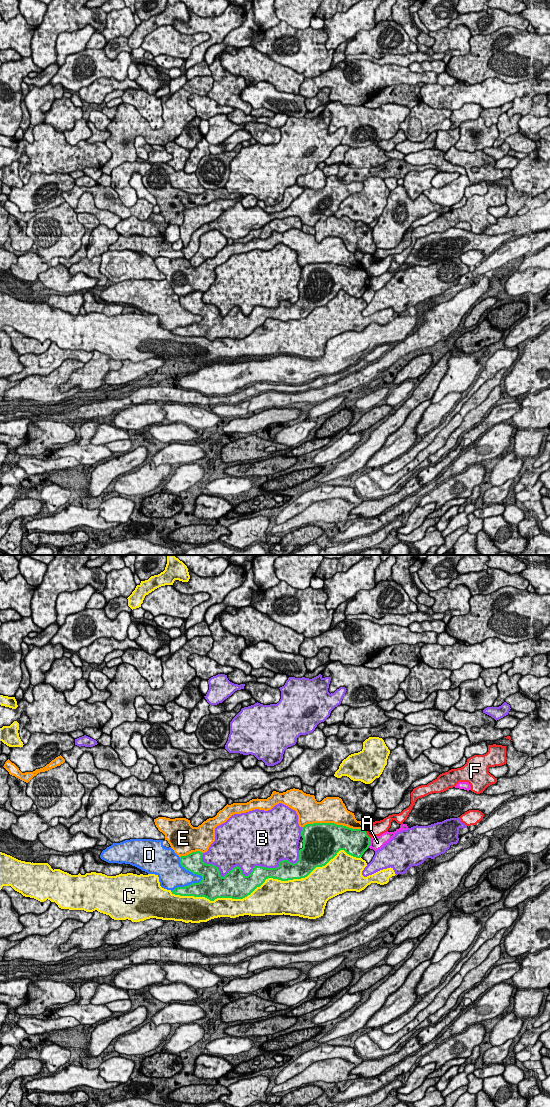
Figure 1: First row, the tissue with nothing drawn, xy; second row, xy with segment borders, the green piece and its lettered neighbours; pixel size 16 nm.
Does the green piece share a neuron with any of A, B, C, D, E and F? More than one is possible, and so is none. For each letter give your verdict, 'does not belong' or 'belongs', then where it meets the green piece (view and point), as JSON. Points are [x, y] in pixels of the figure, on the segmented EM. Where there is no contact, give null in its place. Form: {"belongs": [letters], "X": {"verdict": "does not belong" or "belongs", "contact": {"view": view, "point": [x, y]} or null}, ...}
{"belongs": [], "A": {"verdict": "does not belong", "contact": {"view": "xy", "point": [369, 843]}}, "B": {"verdict": "does not belong", "contact": {"view": "xy", "point": [253, 869]}}, "C": {"verdict": "does not belong", "contact": {"view": "xy", "point": [265, 879]}}, "D": {"verdict": "does not belong", "contact": {"view": "xy", "point": [202, 879]}}, "E": {"verdict": "does not belong", "contact": {"view": "xy", "point": [333, 823]}}, "F": {"verdict": "does not belong", "contact": {"view": "xy", "point": [366, 834]}}}

